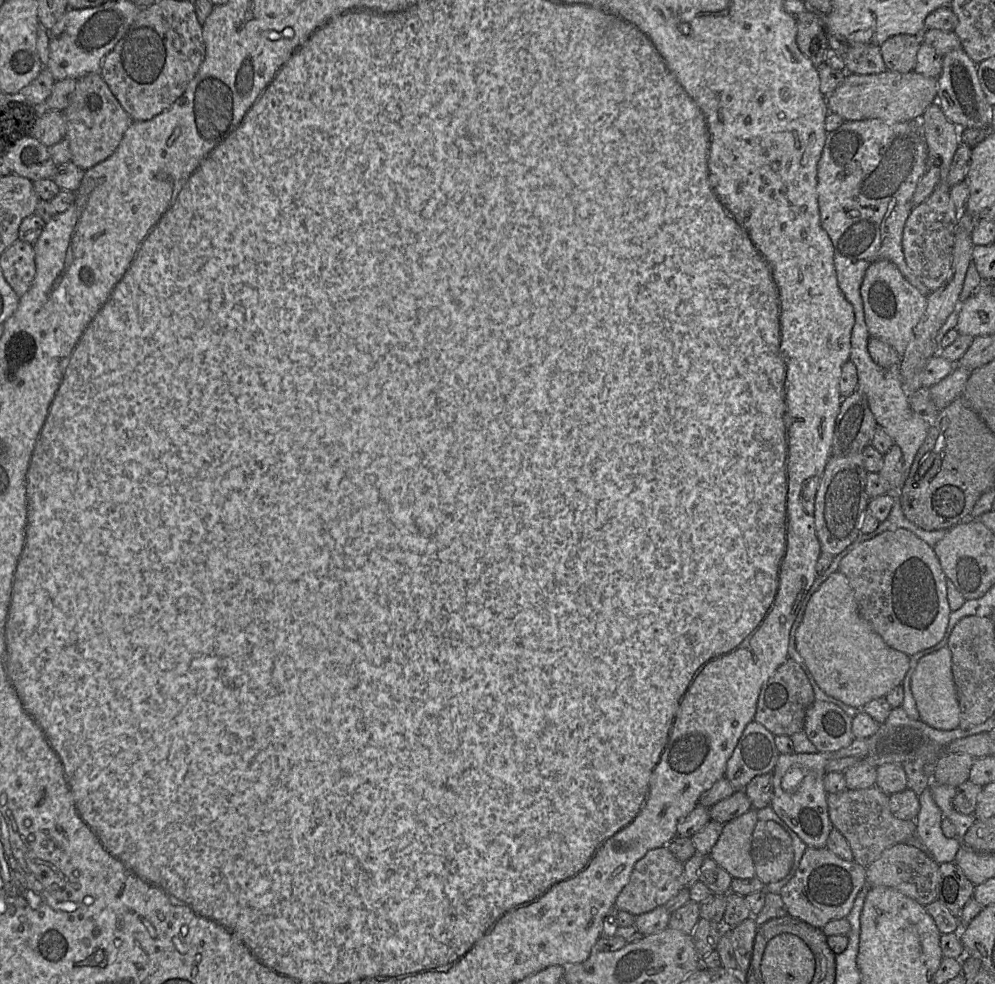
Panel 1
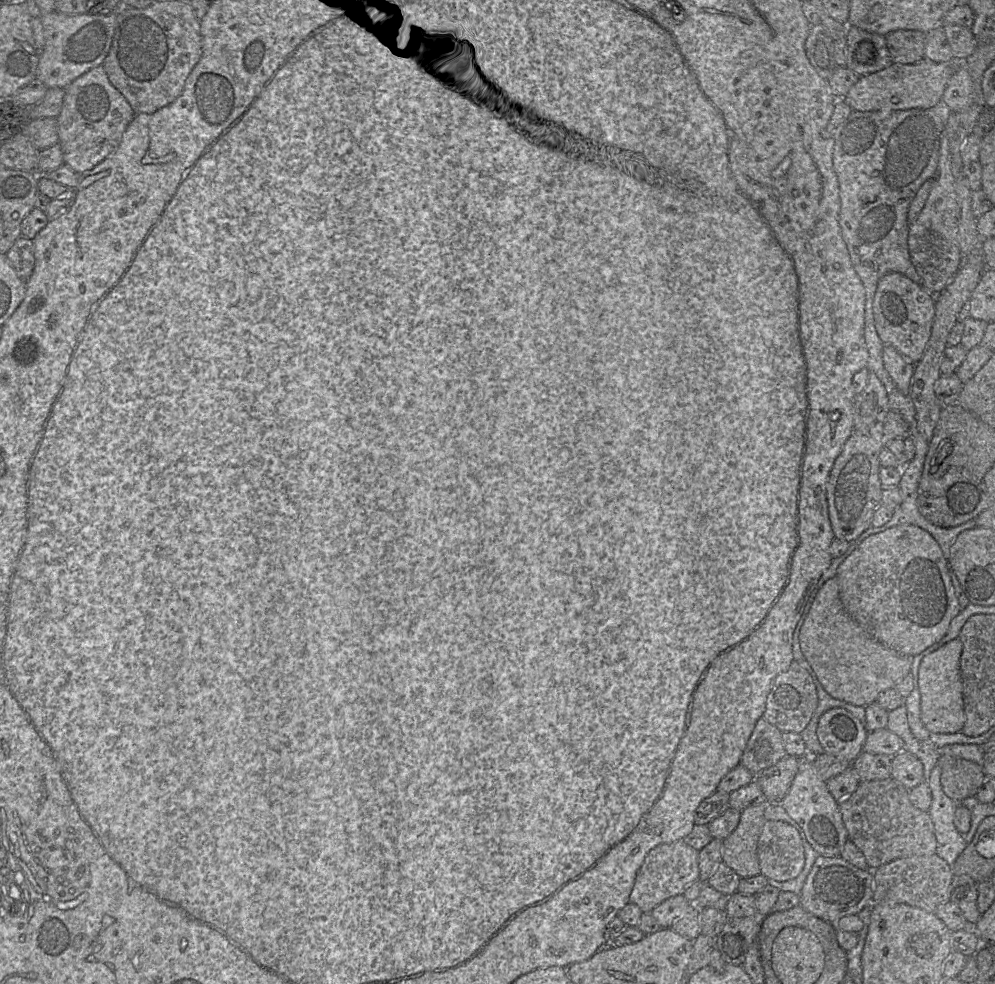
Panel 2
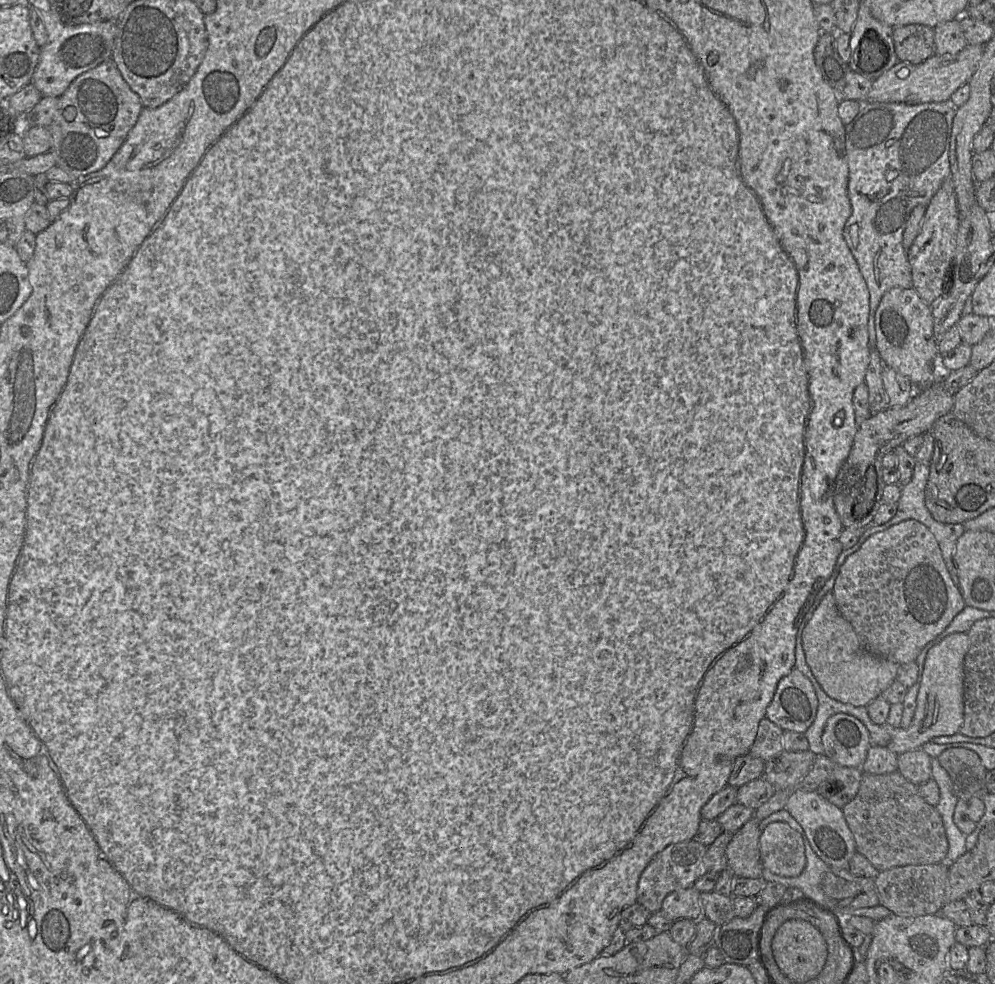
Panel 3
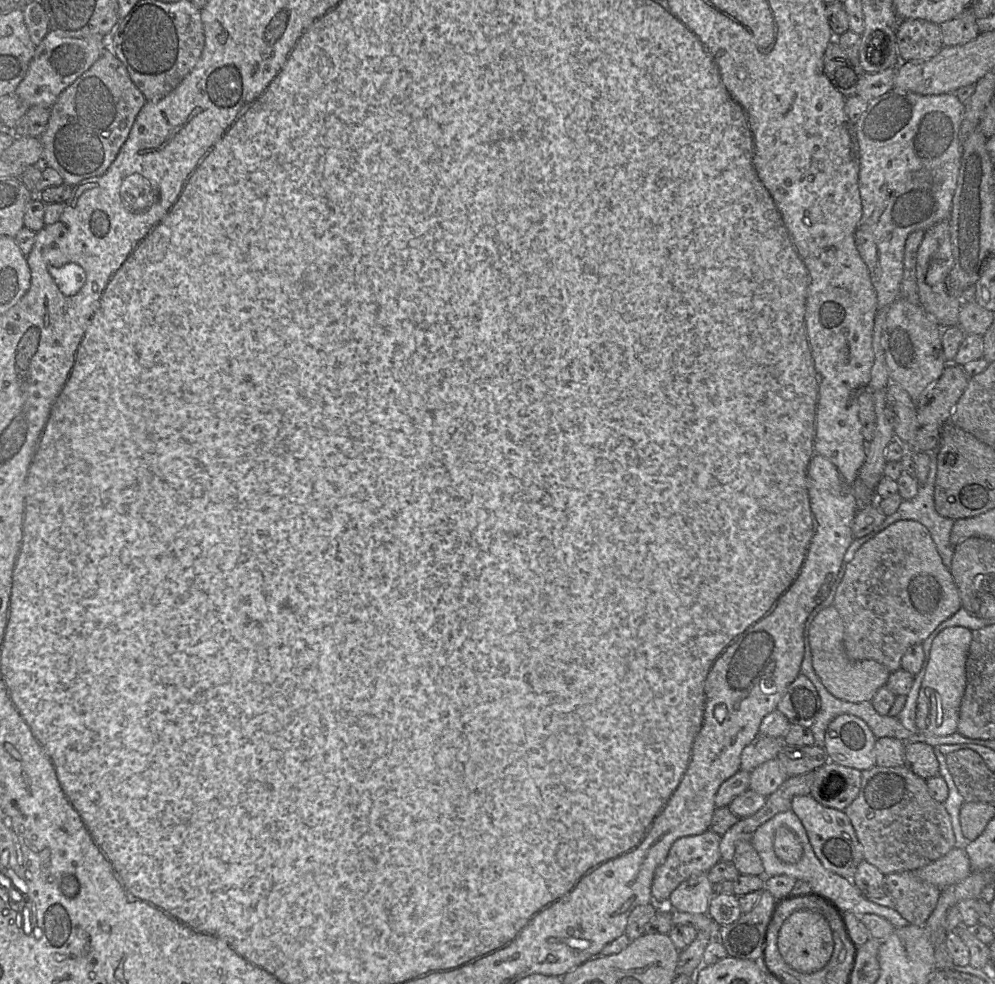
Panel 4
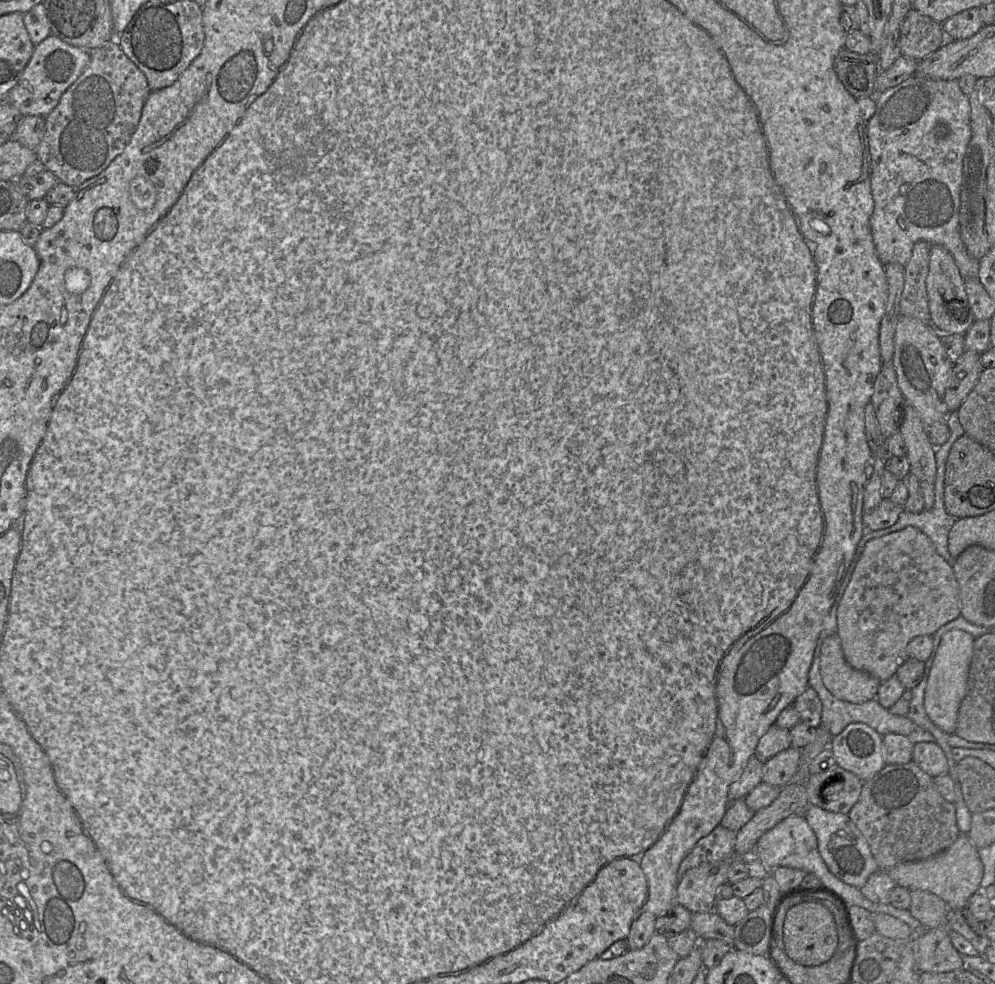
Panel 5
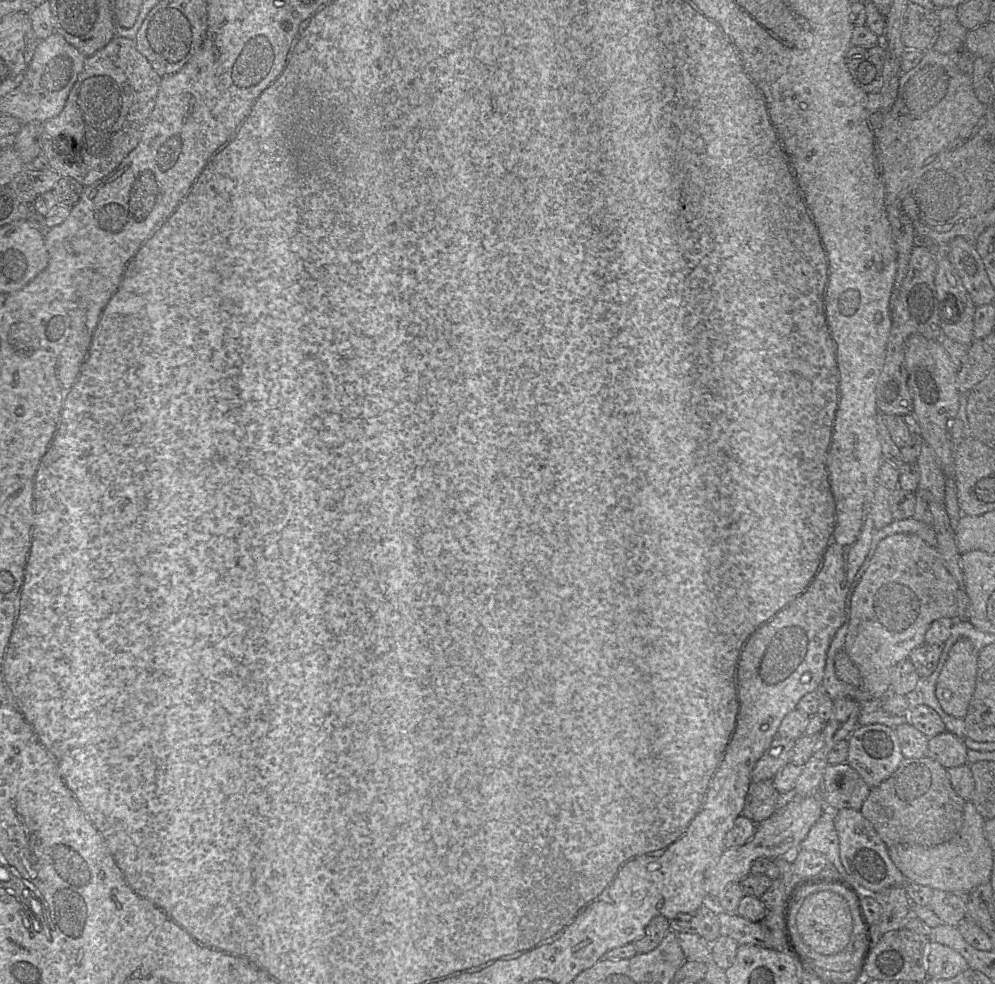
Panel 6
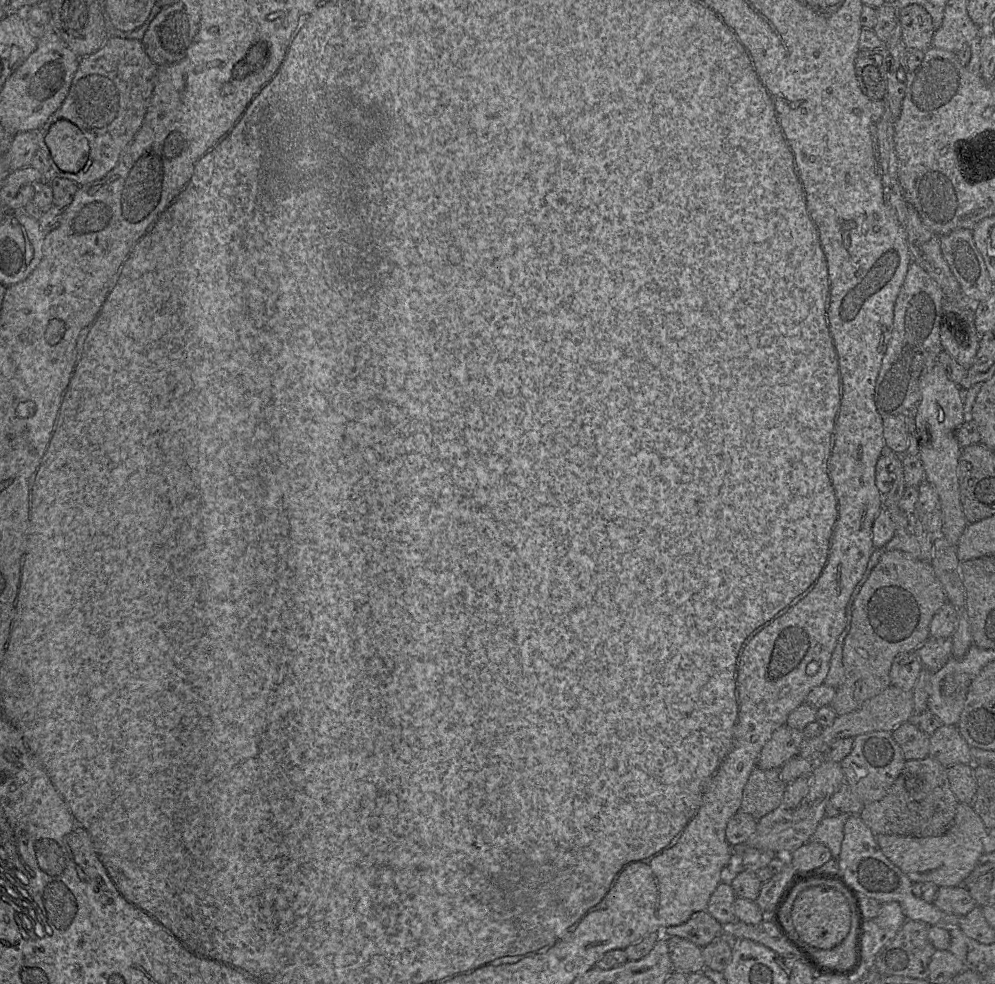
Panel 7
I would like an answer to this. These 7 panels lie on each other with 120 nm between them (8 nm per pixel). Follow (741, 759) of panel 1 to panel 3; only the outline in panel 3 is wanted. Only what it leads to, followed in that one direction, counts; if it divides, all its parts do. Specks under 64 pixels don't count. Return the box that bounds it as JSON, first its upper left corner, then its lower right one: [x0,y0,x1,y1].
[749,717,783,762]

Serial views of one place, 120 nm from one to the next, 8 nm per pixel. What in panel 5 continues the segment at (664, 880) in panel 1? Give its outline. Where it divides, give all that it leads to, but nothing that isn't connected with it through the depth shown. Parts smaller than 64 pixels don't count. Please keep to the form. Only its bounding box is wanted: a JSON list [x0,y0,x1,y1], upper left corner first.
[678,826,736,878]

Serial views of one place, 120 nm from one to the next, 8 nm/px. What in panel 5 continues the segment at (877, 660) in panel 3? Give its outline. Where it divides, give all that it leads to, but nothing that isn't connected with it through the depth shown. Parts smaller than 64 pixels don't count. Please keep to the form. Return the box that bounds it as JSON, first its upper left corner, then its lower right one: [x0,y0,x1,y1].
[819,634,881,704]

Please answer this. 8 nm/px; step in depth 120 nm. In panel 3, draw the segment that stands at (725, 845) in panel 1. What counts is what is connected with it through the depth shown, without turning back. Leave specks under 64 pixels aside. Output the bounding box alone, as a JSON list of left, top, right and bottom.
[726,817,763,877]

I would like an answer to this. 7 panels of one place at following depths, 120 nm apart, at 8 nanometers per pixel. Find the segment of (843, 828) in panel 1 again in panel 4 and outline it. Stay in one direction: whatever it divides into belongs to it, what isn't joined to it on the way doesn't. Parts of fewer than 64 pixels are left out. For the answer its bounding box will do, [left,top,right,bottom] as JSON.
[843,765,955,875]

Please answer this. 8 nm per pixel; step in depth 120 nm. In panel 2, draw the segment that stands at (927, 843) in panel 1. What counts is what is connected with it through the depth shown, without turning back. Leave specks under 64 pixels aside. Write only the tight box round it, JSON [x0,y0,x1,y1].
[928,765,967,866]

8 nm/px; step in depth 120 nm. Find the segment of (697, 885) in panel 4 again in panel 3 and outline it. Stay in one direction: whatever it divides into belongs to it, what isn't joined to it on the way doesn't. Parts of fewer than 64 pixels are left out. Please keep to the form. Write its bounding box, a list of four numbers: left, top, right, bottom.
[661,886,703,921]

